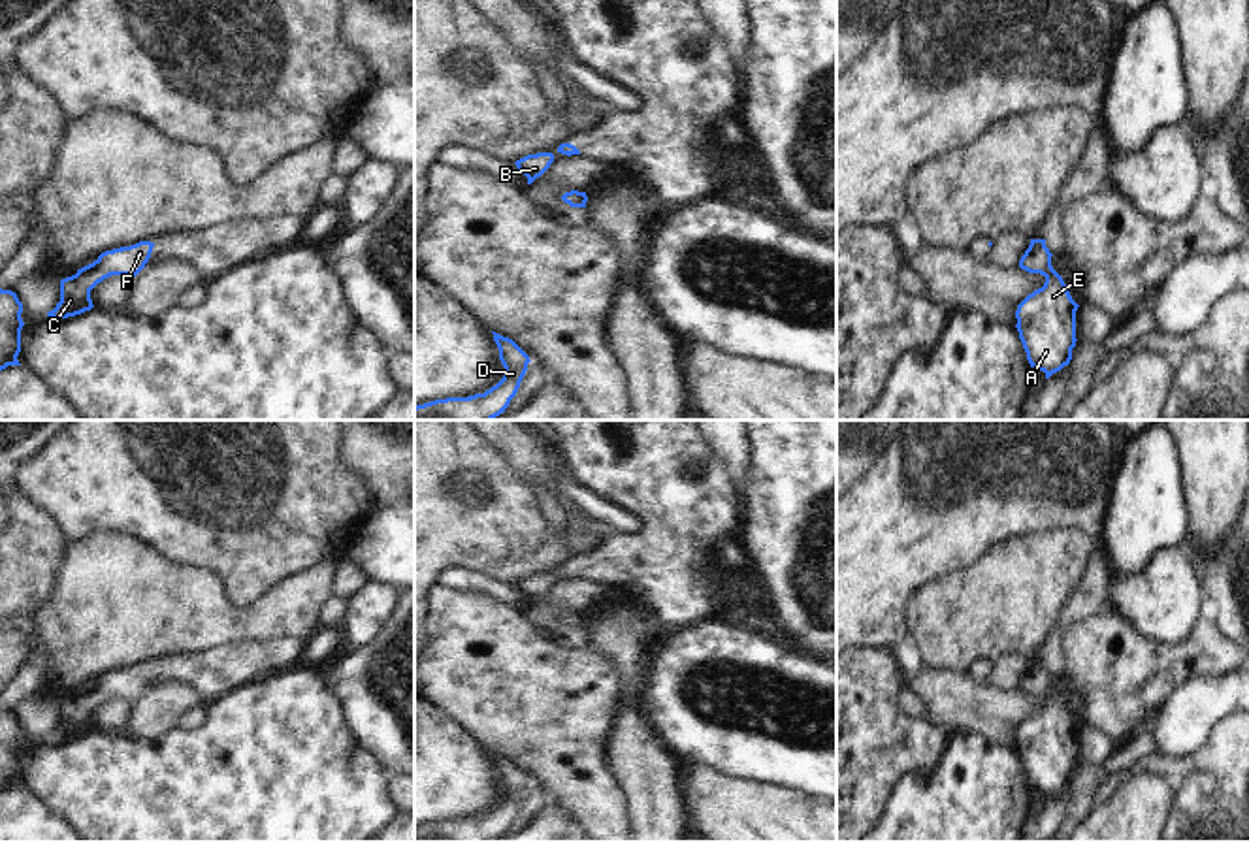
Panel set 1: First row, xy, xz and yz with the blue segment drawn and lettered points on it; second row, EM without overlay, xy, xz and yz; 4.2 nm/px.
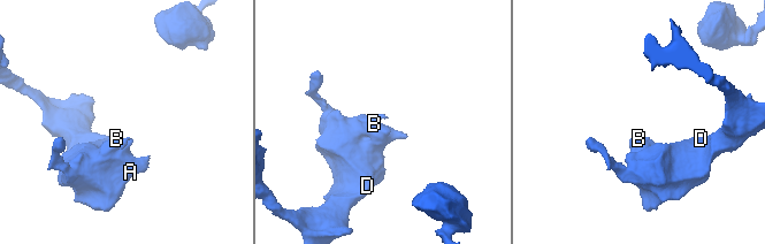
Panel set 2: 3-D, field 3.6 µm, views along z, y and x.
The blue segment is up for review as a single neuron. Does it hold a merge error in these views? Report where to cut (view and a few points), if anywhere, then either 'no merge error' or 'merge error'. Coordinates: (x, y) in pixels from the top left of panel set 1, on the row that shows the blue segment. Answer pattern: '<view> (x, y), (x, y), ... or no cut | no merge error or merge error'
no cut | no merge error

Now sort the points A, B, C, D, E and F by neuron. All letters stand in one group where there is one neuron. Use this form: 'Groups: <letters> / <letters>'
Groups: A B C D E F.

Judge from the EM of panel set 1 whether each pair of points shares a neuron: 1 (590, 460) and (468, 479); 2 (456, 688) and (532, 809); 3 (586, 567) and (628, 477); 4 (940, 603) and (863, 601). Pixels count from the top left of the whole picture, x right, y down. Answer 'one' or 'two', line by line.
1: two
2: two
3: one
4: two

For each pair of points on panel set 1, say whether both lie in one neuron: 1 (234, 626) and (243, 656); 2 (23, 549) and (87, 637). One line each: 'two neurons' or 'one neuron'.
1: two neurons
2: two neurons

